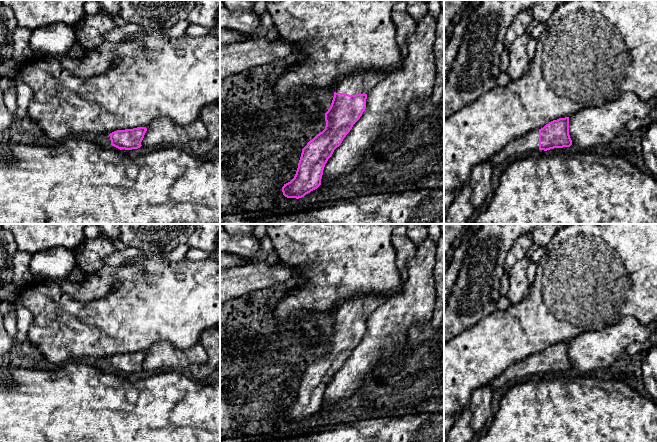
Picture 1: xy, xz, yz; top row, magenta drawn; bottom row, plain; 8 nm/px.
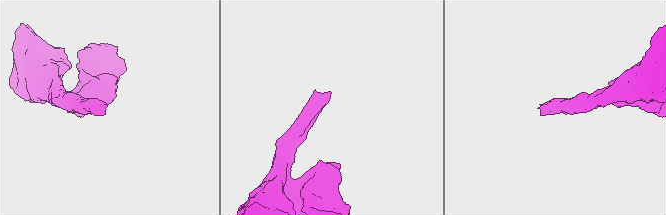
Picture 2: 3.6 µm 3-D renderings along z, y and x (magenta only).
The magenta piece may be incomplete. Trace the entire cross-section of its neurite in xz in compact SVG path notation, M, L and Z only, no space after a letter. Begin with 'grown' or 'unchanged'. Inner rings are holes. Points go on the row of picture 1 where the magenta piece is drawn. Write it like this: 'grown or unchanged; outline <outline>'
grown; outline M358 69L342 79L334 88L334 97L330 108L325 113L325 129L317 134L302 149L298 168L294 178L282 187L287 198L302 198L321 185L323 170L334 150L340 146L353 125L360 119L366 109L367 94L386 74L376 69Z

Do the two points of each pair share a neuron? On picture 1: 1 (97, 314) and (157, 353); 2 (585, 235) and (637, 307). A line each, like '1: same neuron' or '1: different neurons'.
1: different neurons
2: same neuron

